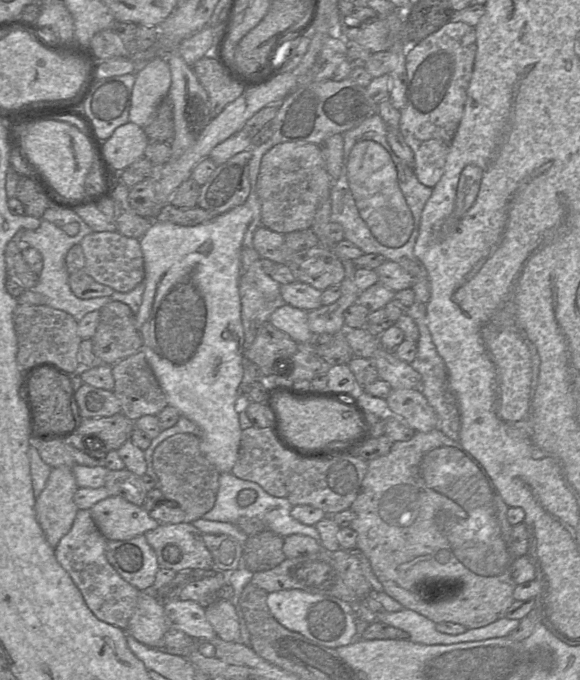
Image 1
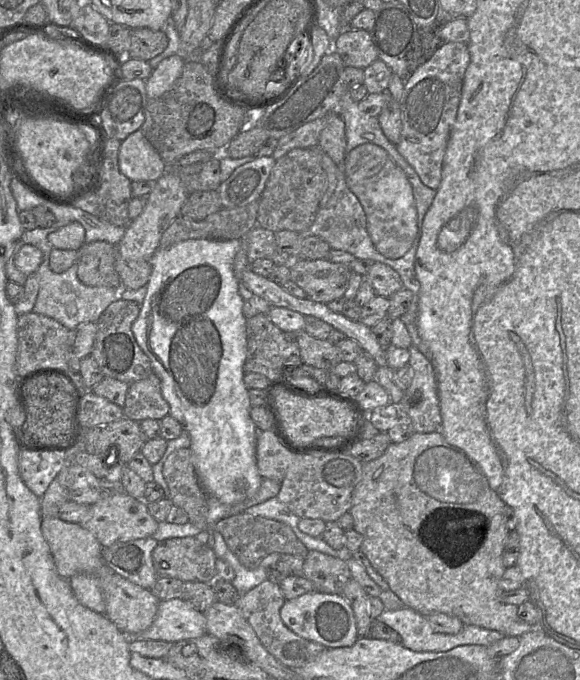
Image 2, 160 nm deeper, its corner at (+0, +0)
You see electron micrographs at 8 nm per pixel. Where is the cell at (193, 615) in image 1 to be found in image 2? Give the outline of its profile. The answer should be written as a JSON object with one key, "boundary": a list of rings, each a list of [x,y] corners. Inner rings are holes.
{"boundary":[[[184,598],[160,601],[156,616],[146,630],[127,635],[131,640],[162,640],[171,643],[204,636],[206,620],[203,612]]]}

